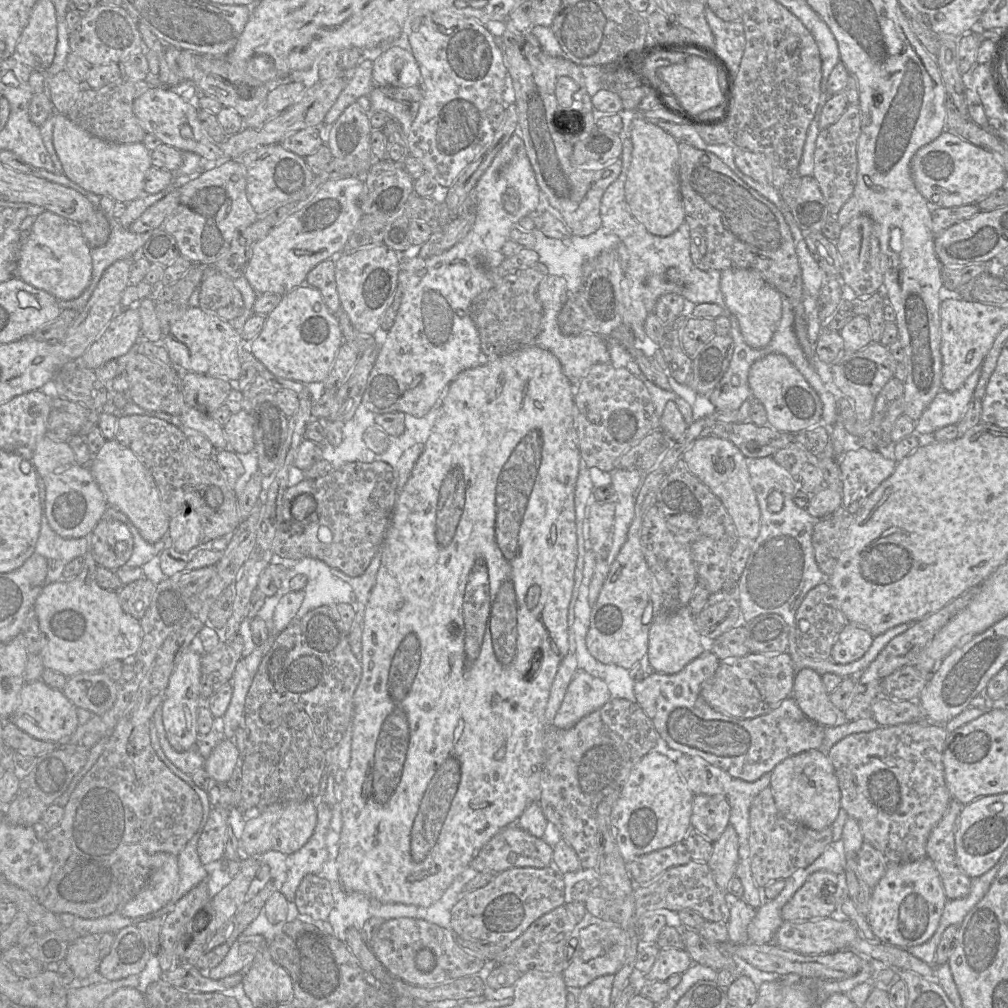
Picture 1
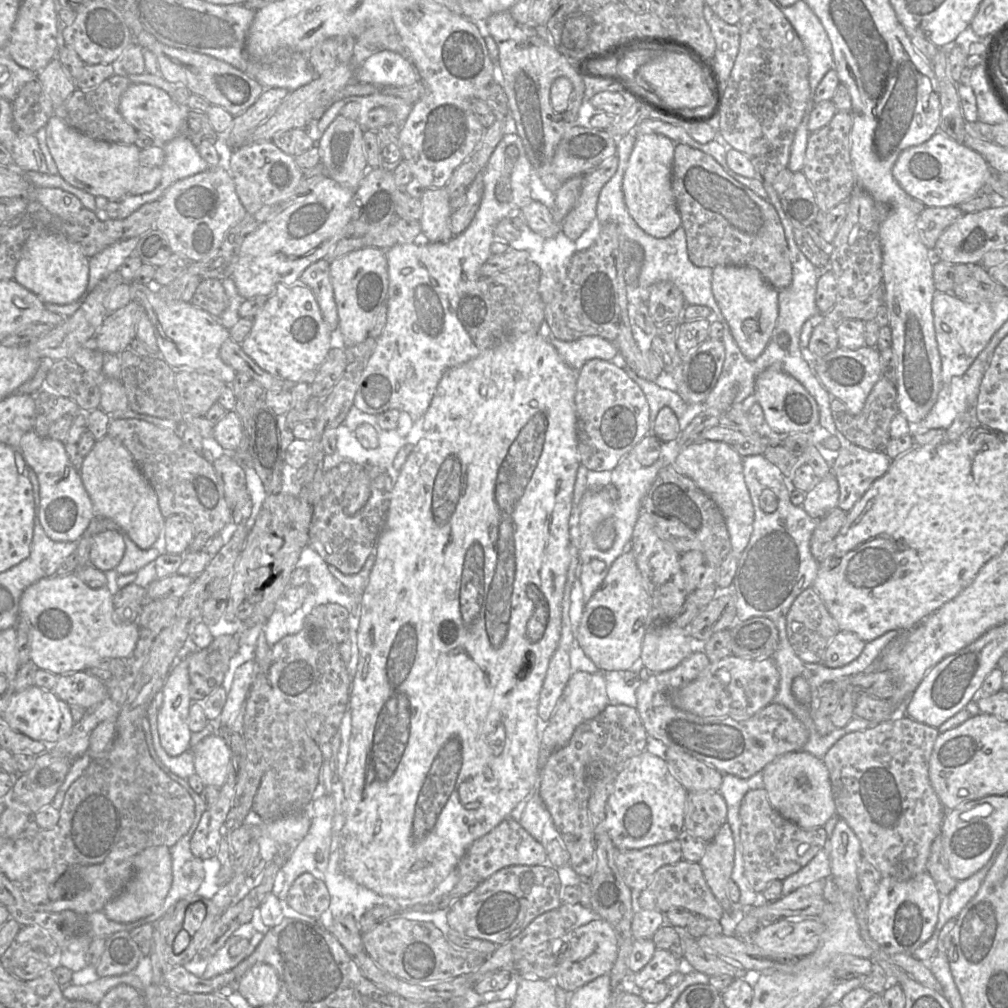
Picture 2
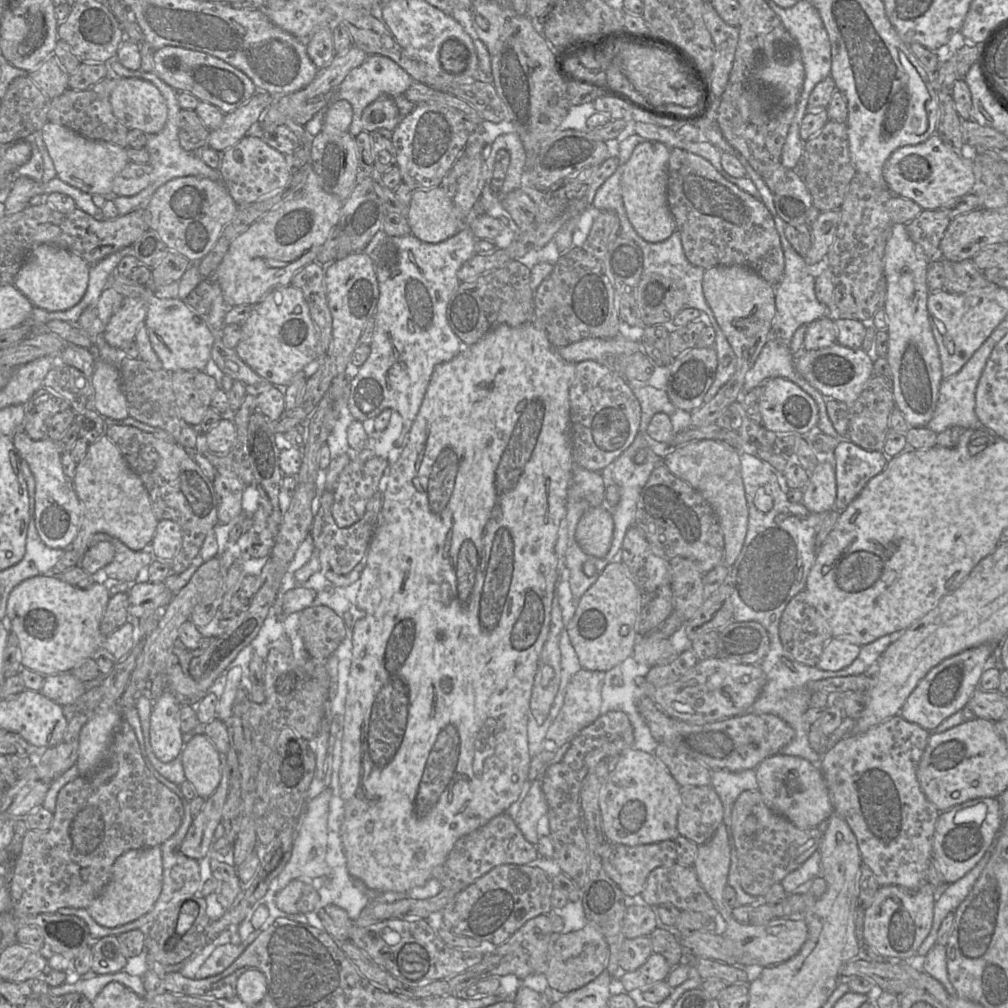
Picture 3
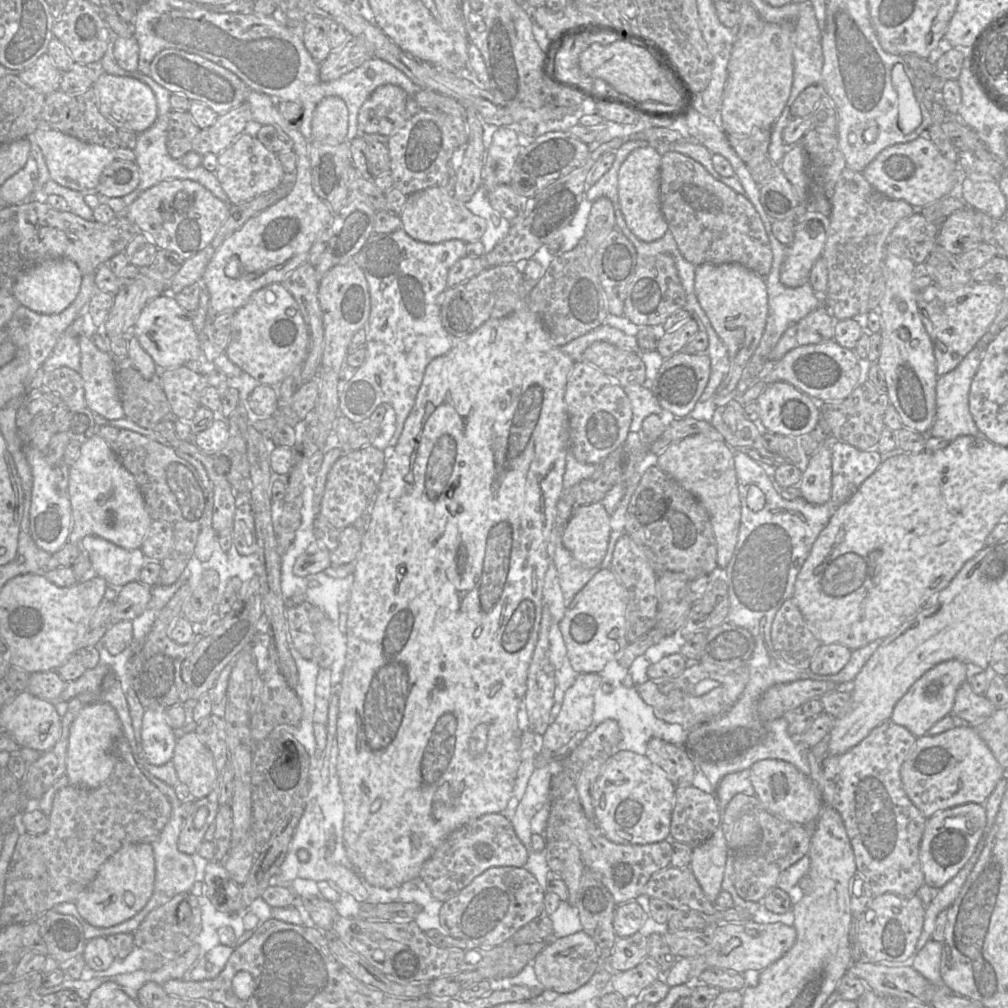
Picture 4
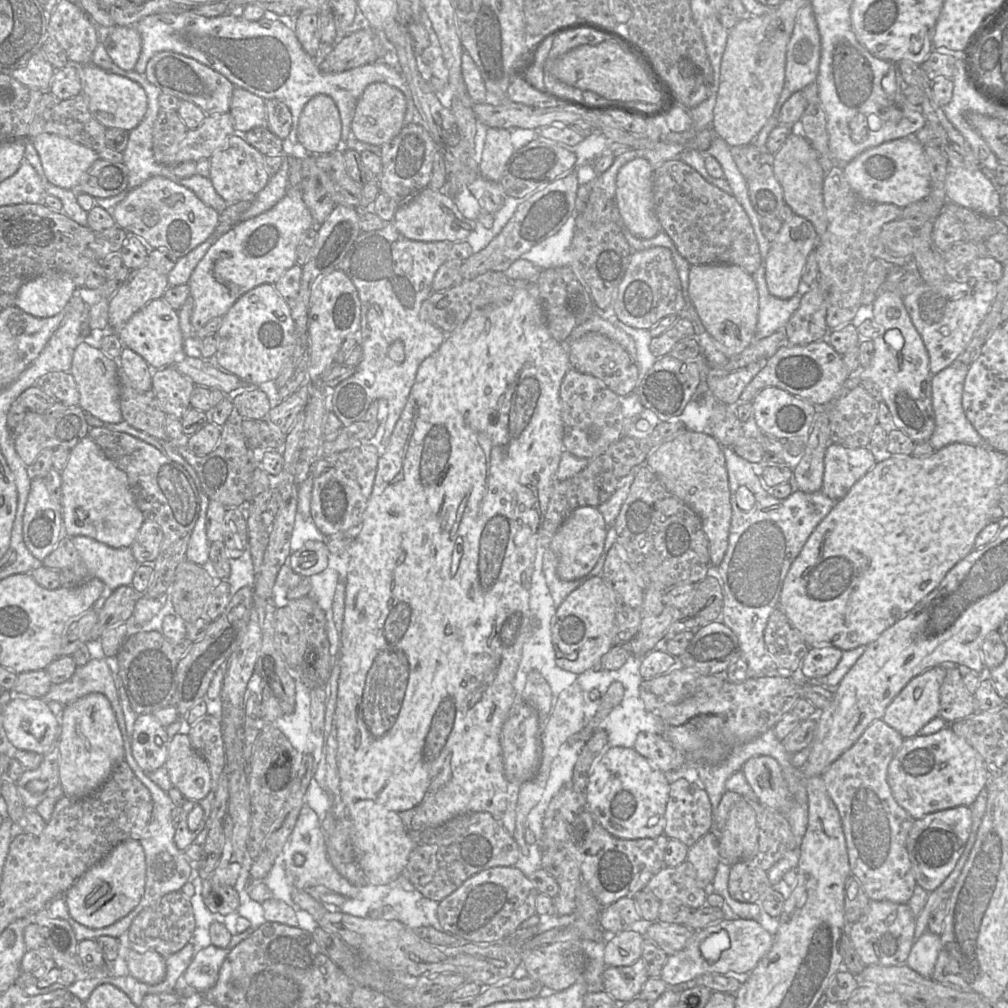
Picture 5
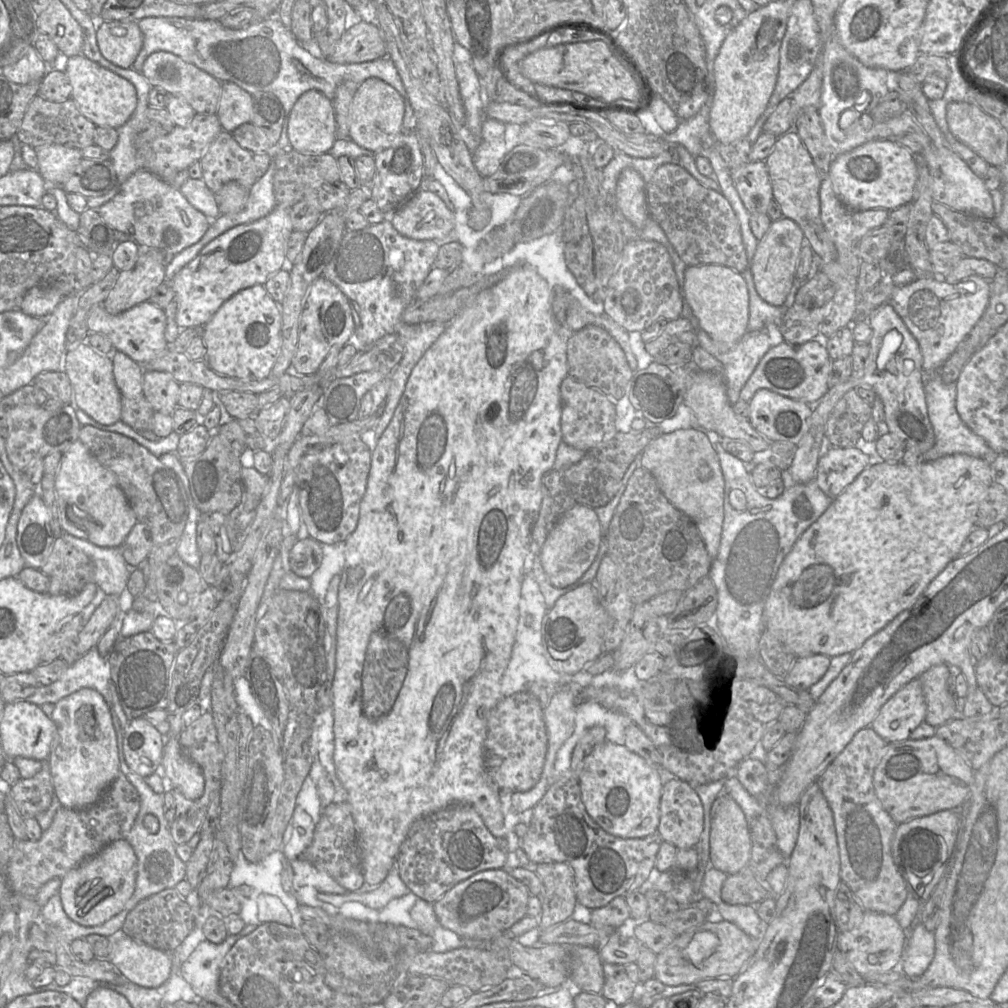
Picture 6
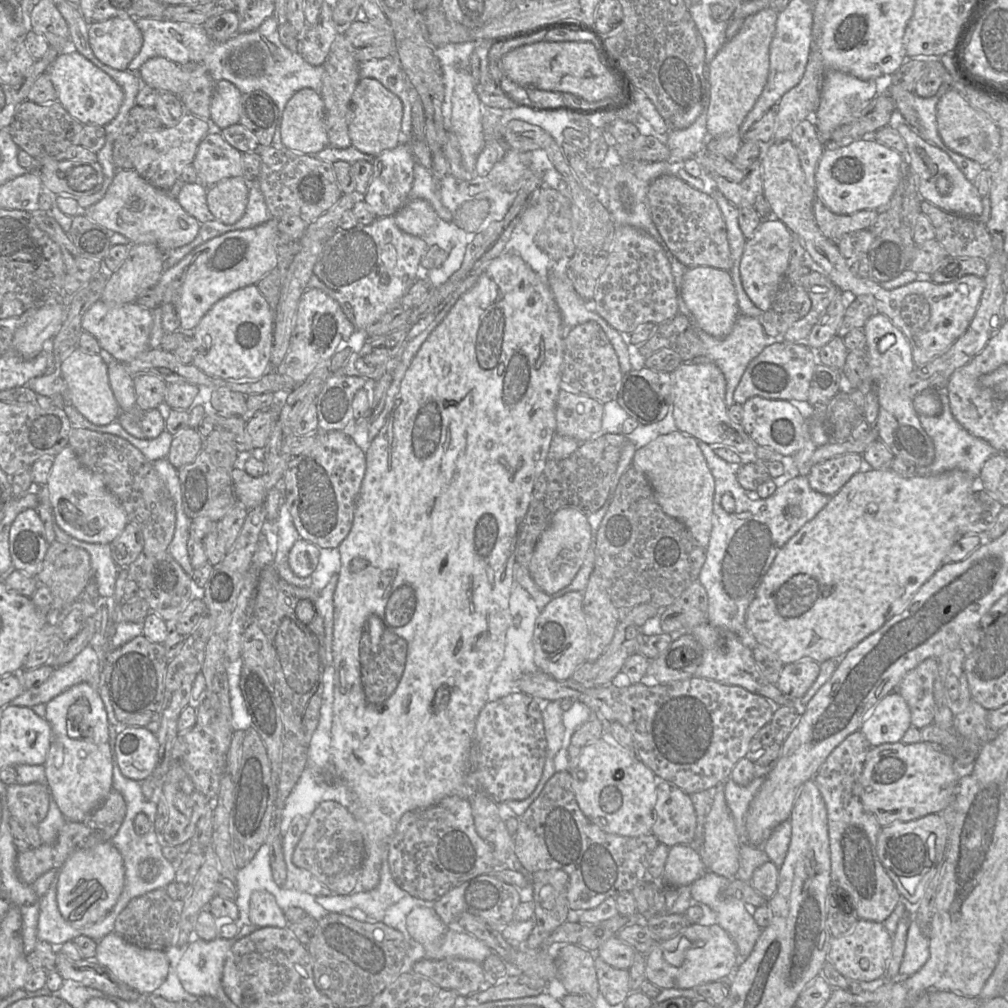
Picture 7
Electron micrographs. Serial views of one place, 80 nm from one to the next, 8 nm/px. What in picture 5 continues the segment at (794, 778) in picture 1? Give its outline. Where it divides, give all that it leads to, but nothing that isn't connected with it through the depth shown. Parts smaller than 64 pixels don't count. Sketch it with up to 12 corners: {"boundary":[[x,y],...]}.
{"boundary":[[770,756],[742,767],[763,805],[786,815],[794,805],[780,764]]}

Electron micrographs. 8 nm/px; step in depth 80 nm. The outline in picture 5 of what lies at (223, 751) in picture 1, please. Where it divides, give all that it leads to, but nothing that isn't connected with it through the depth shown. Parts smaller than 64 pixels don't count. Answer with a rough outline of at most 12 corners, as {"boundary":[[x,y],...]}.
{"boundary":[[188,735],[171,737],[164,767],[173,788],[199,801],[211,791],[208,763]]}

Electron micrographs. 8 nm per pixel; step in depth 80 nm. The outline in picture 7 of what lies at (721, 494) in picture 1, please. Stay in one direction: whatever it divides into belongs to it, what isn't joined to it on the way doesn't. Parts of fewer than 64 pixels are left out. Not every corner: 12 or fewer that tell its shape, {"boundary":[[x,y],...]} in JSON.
{"boundary":[[678,432],[632,464],[663,511],[706,549],[715,481],[698,439]]}

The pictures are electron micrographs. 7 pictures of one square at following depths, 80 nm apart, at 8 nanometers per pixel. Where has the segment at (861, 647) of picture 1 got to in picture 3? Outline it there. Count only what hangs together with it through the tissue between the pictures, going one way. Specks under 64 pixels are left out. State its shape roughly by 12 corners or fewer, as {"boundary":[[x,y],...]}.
{"boundary":[[847,639],[826,643],[816,666],[826,671],[844,669],[860,648]]}

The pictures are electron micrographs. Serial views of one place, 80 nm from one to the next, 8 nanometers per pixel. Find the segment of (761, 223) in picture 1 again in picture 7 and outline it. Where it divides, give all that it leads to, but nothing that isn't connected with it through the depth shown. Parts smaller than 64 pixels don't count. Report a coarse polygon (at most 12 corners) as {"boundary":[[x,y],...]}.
{"boundary":[[679,177],[648,190],[652,220],[687,268],[733,266],[716,201]]}

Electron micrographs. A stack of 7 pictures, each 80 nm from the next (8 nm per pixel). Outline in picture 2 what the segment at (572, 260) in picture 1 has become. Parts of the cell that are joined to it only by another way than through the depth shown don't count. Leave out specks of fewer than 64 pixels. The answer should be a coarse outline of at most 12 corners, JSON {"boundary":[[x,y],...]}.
{"boundary":[[596,218],[576,240],[523,229],[510,248],[563,281],[572,256],[600,232]]}

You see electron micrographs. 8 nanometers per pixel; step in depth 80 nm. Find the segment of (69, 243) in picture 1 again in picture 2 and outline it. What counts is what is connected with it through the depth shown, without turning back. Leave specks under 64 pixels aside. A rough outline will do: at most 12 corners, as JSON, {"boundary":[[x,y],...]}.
{"boundary":[[34,228],[13,279],[44,304],[86,291],[89,258],[77,243]]}

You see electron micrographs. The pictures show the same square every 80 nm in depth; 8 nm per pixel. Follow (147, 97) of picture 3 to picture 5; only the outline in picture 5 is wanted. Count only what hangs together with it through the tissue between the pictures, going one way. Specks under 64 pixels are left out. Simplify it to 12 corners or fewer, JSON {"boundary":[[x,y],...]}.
{"boundary":[[89,63],[79,66],[92,116],[127,132],[148,99],[135,81]]}

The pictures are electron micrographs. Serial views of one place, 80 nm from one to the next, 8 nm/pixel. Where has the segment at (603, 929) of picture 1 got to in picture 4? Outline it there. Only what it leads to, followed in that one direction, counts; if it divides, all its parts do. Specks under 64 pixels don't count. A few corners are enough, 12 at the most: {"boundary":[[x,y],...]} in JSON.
{"boundary":[[585,931],[554,938],[532,961],[545,989],[577,990],[601,966]]}

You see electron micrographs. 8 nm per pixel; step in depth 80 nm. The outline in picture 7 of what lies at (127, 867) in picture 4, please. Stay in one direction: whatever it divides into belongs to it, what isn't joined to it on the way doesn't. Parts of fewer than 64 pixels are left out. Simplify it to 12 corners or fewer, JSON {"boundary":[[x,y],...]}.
{"boundary":[[112,842],[74,851],[57,903],[75,927],[117,902],[123,858]]}

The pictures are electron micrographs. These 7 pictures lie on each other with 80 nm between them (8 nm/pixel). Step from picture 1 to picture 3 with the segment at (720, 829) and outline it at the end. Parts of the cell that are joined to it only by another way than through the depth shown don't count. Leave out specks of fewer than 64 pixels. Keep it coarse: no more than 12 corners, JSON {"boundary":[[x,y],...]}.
{"boundary":[[712,786],[681,787],[677,831],[697,845],[723,822]]}

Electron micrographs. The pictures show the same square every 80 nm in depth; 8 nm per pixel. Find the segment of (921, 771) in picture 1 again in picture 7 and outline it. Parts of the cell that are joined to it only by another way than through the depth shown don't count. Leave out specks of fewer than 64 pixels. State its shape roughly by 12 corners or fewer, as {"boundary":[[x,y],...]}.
{"boundary":[[850,734],[814,780],[827,809],[832,884],[858,919],[902,897],[877,856],[882,827],[858,779],[871,744]]}

